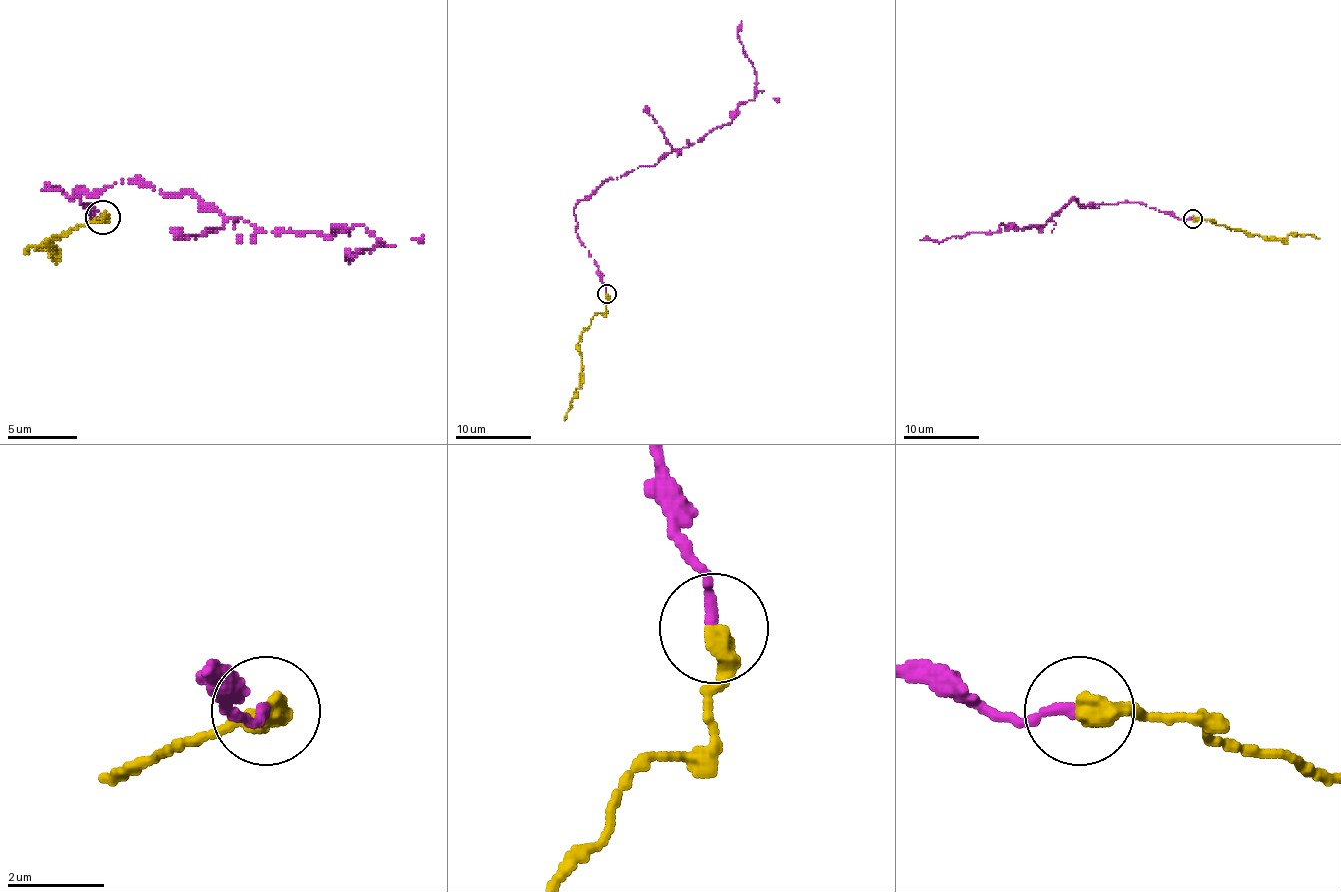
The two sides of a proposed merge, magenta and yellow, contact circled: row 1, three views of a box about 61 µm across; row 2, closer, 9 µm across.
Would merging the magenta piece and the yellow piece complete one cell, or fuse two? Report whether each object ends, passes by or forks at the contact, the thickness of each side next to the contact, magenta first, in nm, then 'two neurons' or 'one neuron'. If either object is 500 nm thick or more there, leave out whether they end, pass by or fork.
magenta ends | yellow ends | 240/440 nm | one neuron

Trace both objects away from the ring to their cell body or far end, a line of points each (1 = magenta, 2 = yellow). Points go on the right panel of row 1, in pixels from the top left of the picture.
1: (1191, 219), (1138, 202), (1097, 208), (1074, 198), (1042, 227), (1003, 223), (999, 232), (920, 240)
2: (1193, 219), (1210, 219), (1216, 225), (1268, 240), (1283, 240), (1289, 234), (1319, 238)

